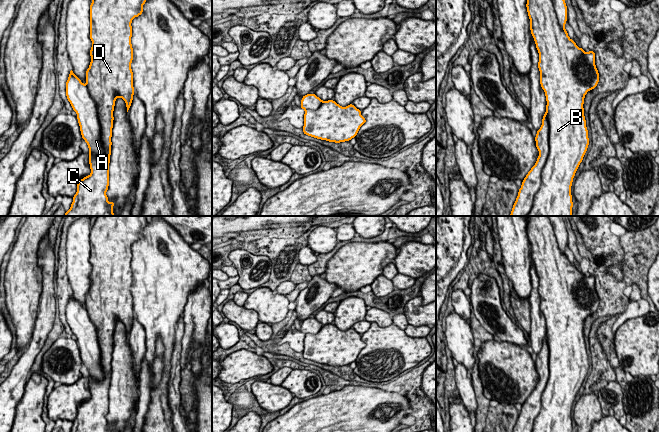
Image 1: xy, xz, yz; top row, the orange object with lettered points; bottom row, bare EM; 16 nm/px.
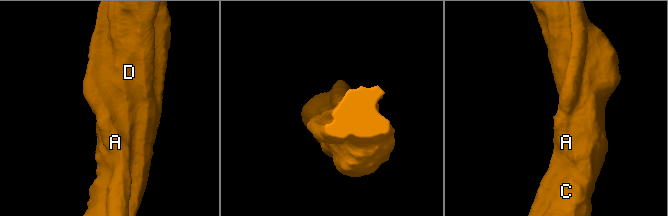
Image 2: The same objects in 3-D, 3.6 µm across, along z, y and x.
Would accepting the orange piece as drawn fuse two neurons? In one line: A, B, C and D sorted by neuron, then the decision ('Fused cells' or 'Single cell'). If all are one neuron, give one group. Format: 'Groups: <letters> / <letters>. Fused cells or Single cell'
Groups: A B C D. Single cell

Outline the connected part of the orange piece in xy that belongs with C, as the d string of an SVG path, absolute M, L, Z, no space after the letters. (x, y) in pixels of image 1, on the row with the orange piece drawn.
M92 0L92 3L90 5L90 35L89 37L92 41L92 47L90 50L91 62L90 62L89 68L86 71L86 83L83 84L81 80L71 70L68 80L66 82L66 96L73 110L77 113L77 119L80 126L82 138L85 140L89 148L89 164L90 164L91 173L89 176L84 177L77 183L77 186L78 186L77 192L73 197L73 202L71 204L70 209L65 213L64 216L115 216L113 213L114 202L112 201L110 203L106 195L106 192L109 186L109 163L110 163L110 155L111 155L111 145L112 145L111 137L112 137L112 128L113 128L113 120L114 120L113 111L114 111L115 101L118 97L122 98L125 101L127 112L133 100L133 95L135 91L133 87L133 72L131 69L131 63L133 60L133 48L131 44L131 37L132 37L131 23L135 17L138 17L139 15L142 14L143 12L142 7L146 1L147 0Z

